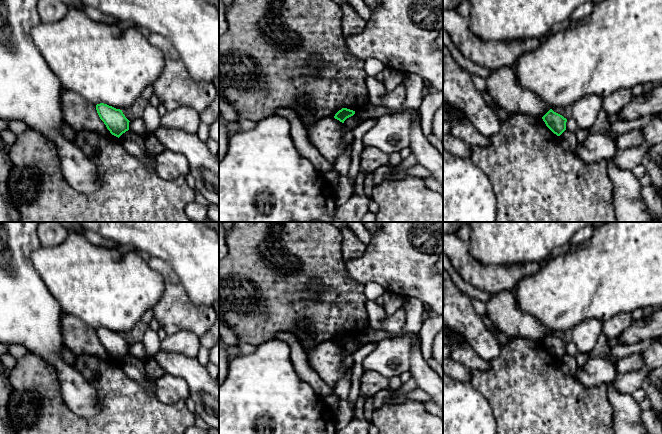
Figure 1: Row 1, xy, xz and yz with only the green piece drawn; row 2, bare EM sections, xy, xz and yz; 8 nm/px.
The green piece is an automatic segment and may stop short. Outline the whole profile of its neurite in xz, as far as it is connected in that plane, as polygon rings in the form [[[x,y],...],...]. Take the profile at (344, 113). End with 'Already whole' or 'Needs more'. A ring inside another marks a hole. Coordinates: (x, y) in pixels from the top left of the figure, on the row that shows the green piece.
[[[342,108],[335,114],[334,118],[344,123],[344,121],[347,118],[353,116],[354,114],[355,114],[355,111],[347,109],[347,108]]]. Already whole

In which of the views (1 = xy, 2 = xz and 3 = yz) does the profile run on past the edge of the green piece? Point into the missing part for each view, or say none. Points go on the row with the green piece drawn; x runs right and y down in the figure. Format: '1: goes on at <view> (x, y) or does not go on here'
1: does not go on here
2: does not go on here
3: does not go on here

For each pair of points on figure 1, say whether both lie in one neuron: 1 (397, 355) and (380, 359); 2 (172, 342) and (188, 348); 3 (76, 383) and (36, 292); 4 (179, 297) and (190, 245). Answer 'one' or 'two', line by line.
1: one
2: one
3: one
4: two

